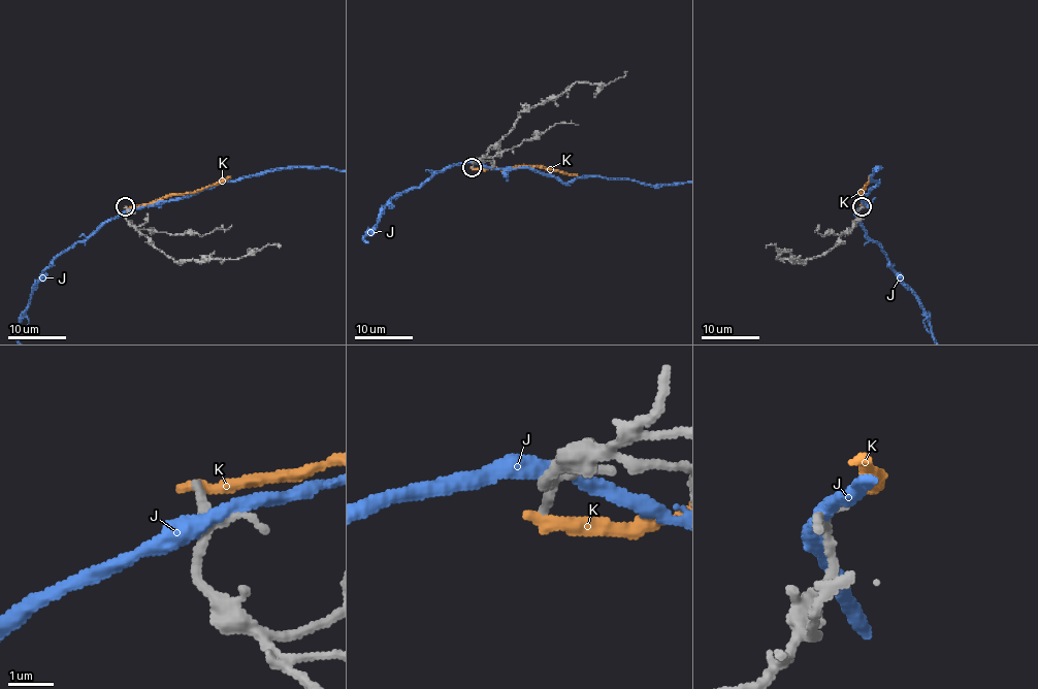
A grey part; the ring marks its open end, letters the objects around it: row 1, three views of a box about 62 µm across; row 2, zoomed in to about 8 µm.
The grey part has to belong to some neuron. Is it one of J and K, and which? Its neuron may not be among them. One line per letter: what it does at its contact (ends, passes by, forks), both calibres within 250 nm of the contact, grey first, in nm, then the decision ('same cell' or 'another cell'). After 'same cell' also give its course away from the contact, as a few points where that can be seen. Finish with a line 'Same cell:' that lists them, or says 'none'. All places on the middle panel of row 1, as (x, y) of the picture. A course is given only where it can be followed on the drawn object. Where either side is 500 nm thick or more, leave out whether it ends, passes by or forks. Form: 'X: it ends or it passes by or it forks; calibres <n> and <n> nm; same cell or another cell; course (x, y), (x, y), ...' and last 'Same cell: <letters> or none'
J: it passes by; calibres 180 and 400 nm; another cell
K: it ends; calibres 240 and 340 nm; another cell
Same cell: none

